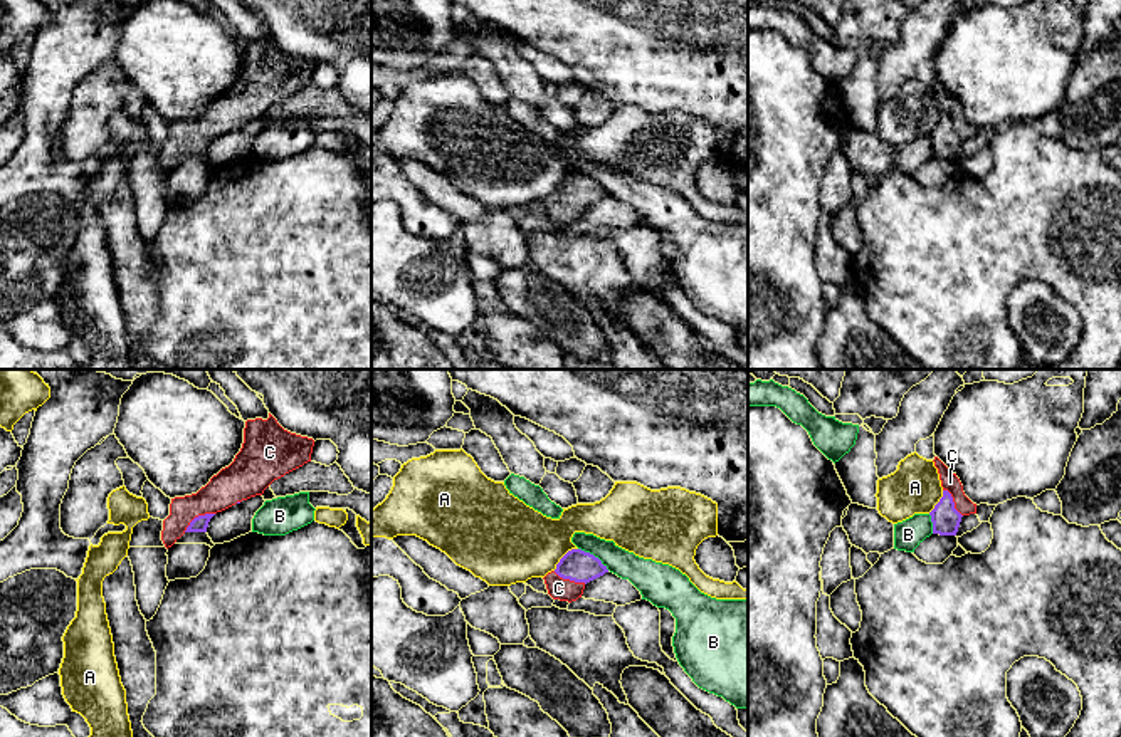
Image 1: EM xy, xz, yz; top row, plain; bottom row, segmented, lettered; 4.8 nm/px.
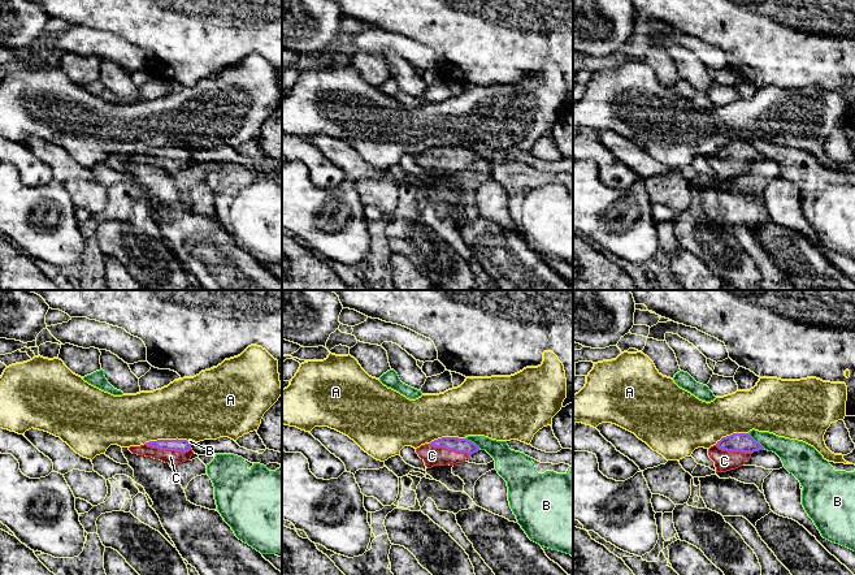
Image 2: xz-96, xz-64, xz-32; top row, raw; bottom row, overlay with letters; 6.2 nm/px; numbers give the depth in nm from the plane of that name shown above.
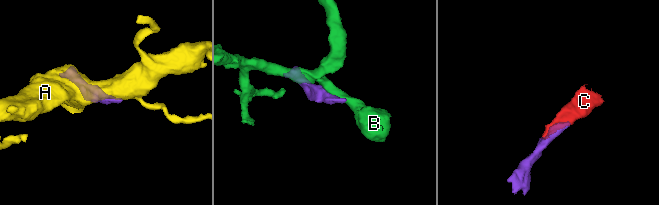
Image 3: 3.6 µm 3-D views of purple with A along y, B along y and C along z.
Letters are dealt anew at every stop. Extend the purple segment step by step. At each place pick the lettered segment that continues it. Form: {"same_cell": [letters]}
{"same_cell": ["C"]}

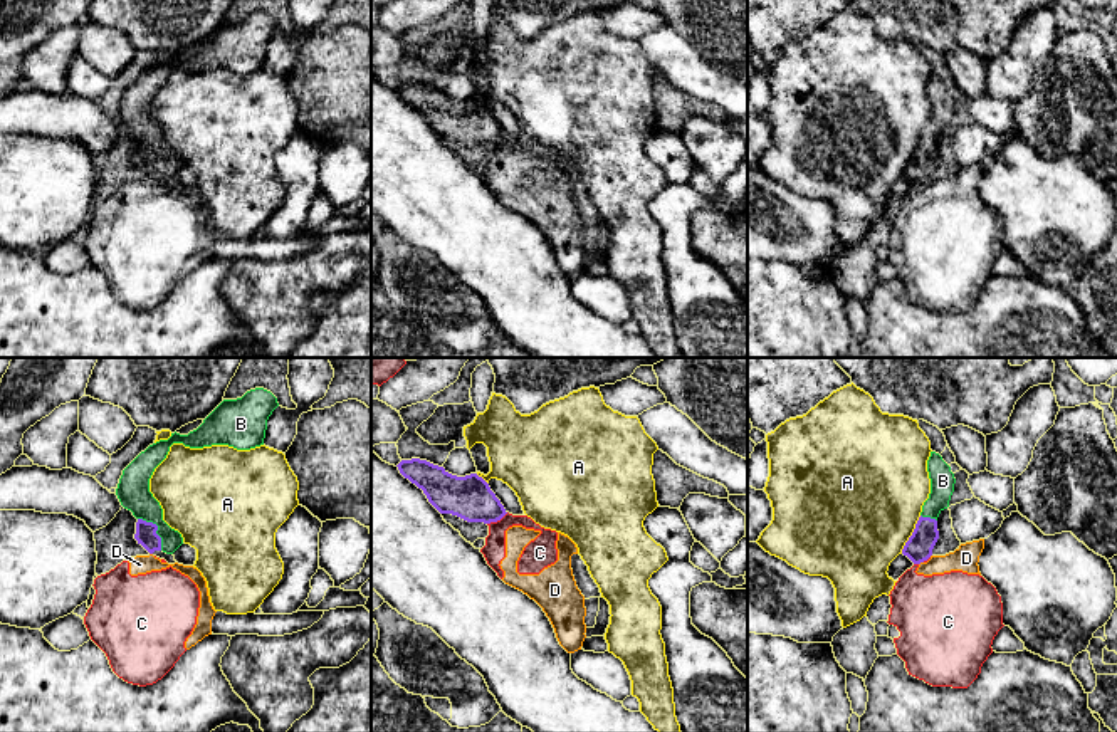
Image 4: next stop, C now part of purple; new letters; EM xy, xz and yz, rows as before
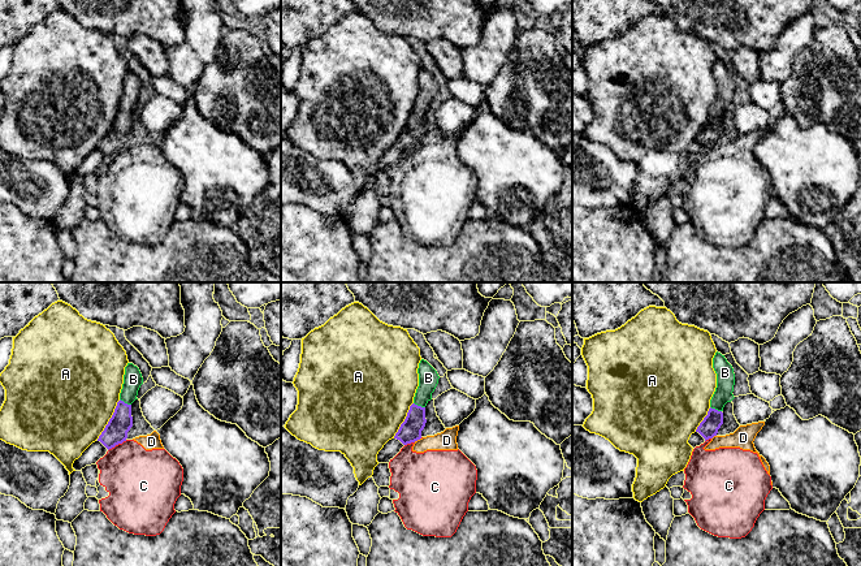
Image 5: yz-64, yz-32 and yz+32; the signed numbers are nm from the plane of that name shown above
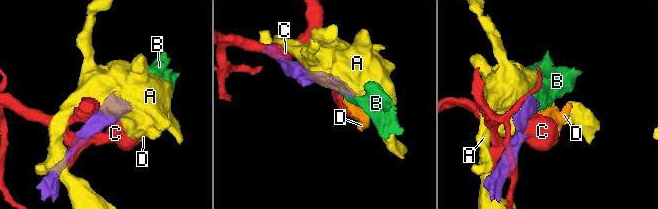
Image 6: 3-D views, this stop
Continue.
{"same_cell": ["B"]}

